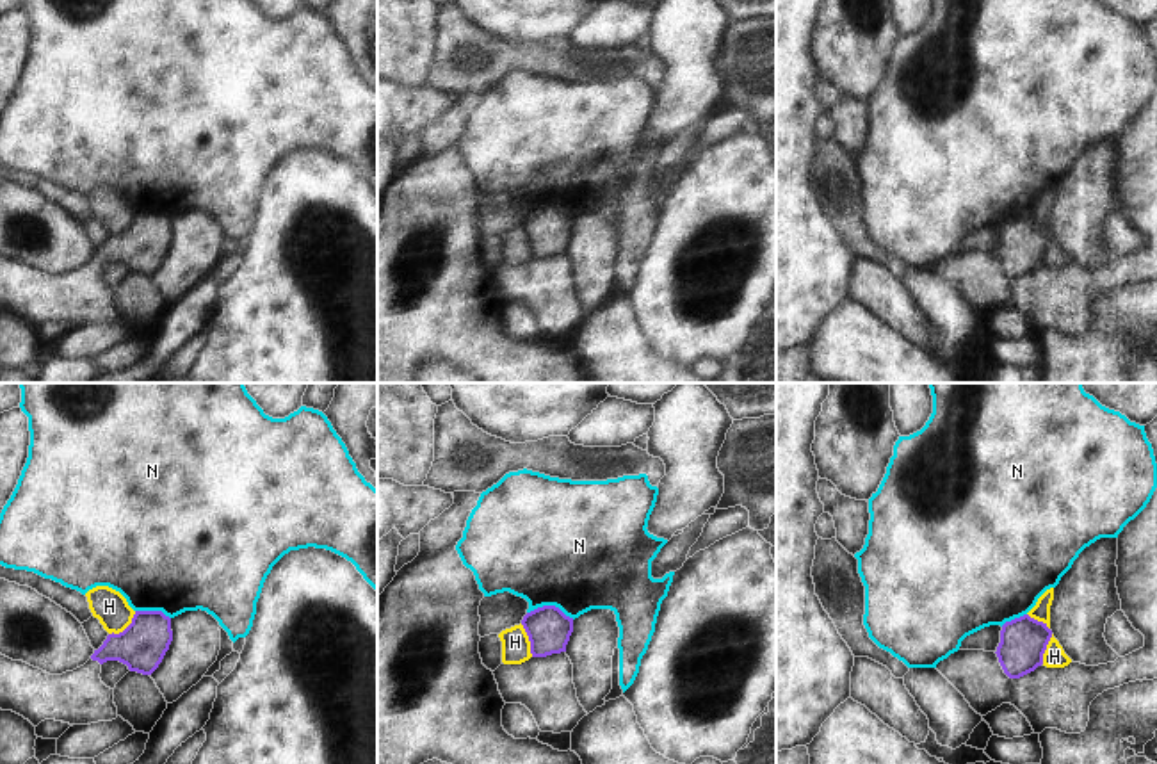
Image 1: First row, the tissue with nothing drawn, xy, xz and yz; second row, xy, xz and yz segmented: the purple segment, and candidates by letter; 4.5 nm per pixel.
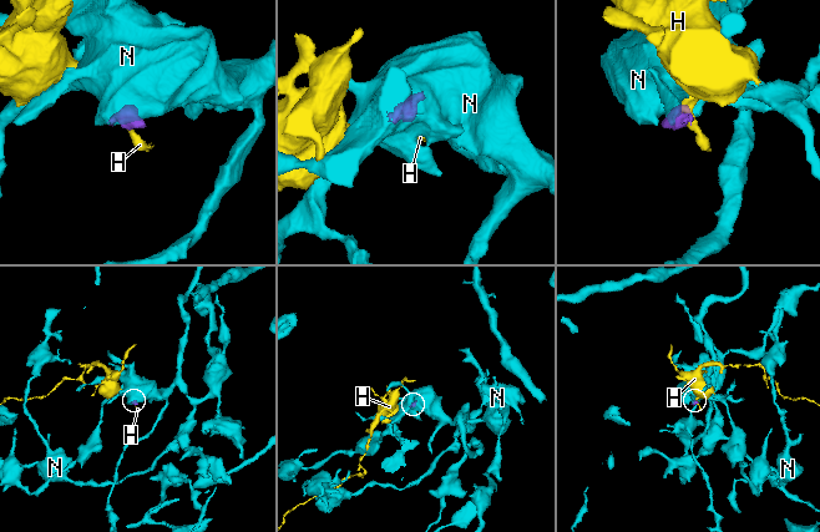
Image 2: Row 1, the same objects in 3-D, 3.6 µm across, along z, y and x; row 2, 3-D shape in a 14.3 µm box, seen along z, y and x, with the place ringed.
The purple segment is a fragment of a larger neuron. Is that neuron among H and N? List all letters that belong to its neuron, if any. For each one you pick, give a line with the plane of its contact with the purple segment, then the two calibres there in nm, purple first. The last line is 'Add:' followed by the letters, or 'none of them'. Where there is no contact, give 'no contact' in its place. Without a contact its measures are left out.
Add: none of them

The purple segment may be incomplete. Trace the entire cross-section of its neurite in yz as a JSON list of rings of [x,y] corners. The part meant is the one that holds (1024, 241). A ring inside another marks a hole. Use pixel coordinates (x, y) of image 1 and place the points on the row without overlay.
[[[1029,215],[1006,223],[995,253],[1004,274],[1020,280],[1041,267],[1050,239],[1052,232],[1047,224]]]

